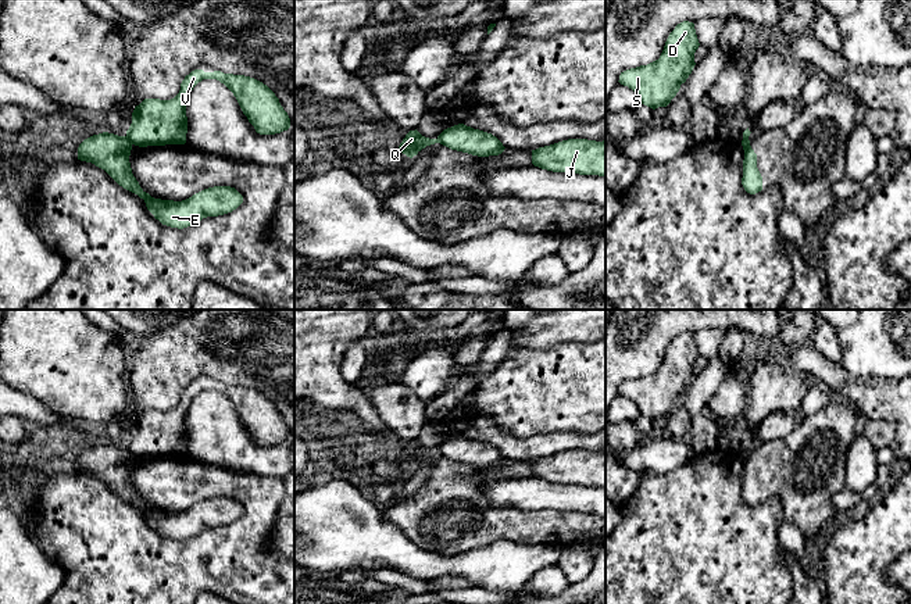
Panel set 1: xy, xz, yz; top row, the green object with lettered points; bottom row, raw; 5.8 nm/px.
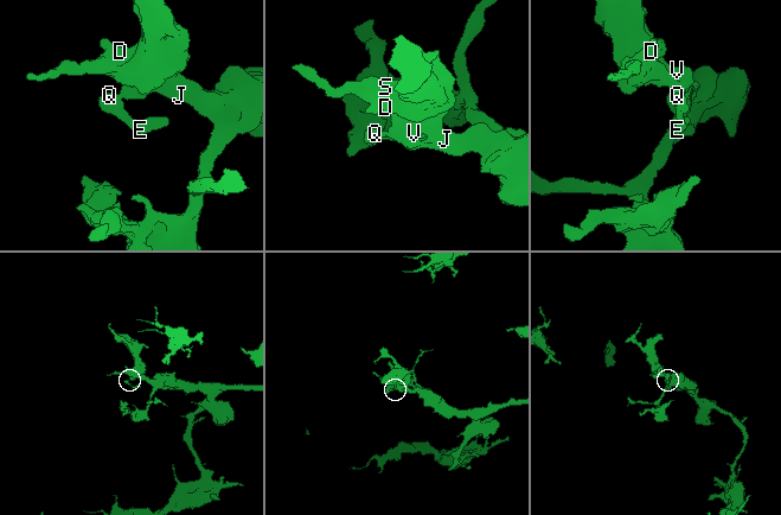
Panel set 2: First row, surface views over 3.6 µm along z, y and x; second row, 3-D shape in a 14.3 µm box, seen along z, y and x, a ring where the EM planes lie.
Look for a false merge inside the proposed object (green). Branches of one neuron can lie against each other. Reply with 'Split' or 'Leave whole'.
Split

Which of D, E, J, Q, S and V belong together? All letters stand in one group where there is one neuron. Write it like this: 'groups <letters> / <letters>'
groups D J S V / E Q

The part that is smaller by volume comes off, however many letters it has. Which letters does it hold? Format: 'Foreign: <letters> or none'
Foreign: E, Q

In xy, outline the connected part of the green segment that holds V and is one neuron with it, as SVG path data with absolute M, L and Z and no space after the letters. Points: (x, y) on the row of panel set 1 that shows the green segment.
M194 69L181 83L179 93L171 100L144 99L132 112L132 124L126 131L128 140L139 147L185 144L187 133L186 106L190 92L203 79L217 79L224 83L236 97L243 114L260 135L275 135L290 128L290 118L279 103L275 93L262 82L244 76L224 74L221 71L204 72Z

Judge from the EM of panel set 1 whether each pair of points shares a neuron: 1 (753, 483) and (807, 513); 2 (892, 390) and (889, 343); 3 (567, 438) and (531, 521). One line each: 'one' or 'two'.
1: one
2: two
3: two

